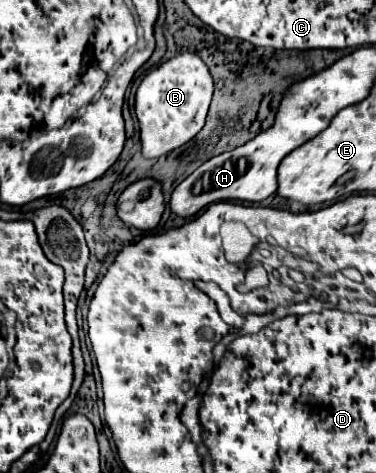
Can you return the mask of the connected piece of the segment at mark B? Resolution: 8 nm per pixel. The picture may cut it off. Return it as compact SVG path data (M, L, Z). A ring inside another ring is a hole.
M193 52L177 54L165 60L153 72L149 72L139 84L135 96L135 114L141 126L143 156L159 158L187 144L203 128L211 96L213 96L213 78L205 62Z

